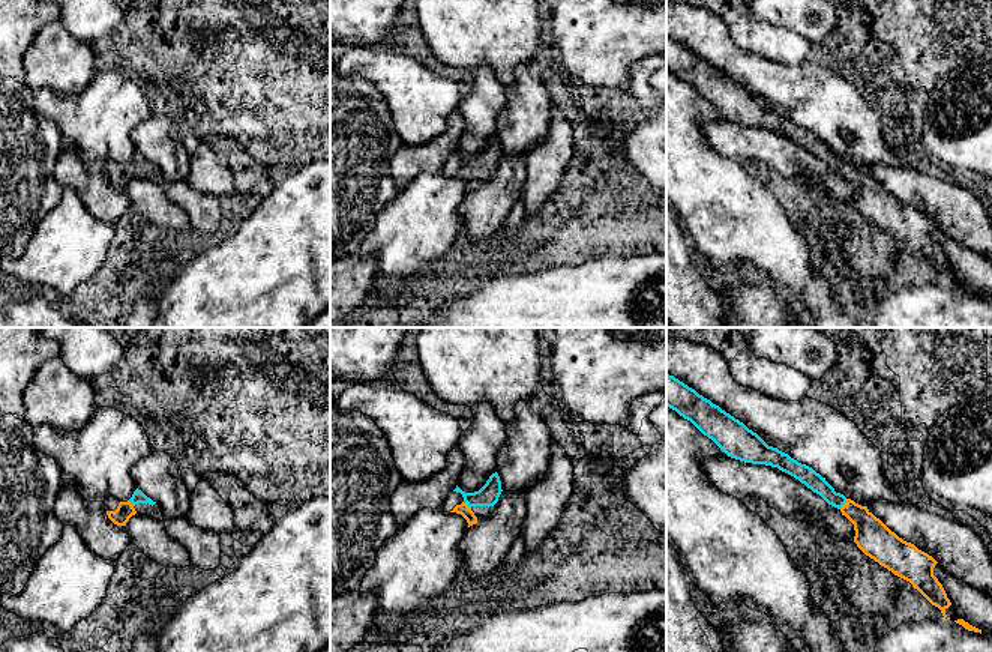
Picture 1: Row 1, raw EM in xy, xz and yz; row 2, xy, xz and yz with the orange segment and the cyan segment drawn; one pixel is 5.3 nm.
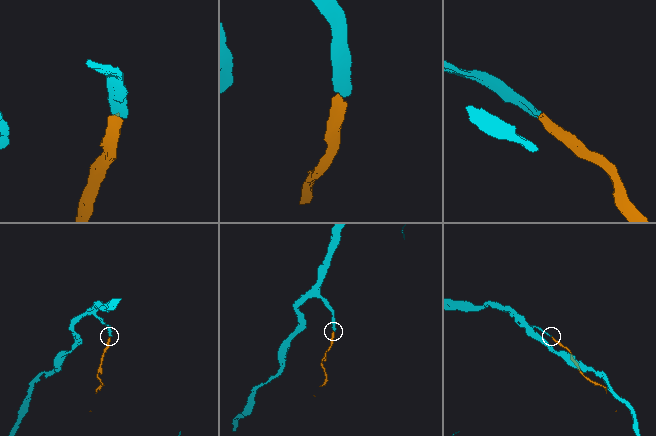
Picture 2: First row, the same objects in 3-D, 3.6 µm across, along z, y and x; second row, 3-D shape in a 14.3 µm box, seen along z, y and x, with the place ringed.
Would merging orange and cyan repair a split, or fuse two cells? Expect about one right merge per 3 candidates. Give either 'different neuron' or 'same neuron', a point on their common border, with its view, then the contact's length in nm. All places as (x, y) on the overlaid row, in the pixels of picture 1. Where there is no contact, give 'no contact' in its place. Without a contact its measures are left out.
same neuron; contact yz (845, 504); length 70 nm

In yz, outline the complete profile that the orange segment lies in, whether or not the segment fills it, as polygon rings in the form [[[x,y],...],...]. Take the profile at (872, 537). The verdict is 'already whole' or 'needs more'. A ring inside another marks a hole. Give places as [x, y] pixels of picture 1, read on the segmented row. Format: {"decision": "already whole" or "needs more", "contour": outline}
{"decision": "needs more", "contour": [[[666,374],[666,406],[690,421],[728,457],[777,467],[819,494],[828,505],[837,508],[854,524],[857,547],[894,575],[909,581],[947,617],[945,610],[951,602],[933,575],[938,562],[914,544],[899,538],[867,506],[836,493],[825,478],[812,467],[798,463],[777,448],[768,446],[743,422],[669,374]]]}

